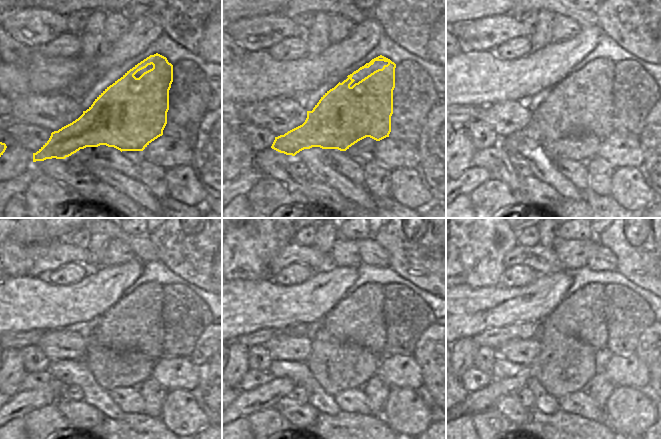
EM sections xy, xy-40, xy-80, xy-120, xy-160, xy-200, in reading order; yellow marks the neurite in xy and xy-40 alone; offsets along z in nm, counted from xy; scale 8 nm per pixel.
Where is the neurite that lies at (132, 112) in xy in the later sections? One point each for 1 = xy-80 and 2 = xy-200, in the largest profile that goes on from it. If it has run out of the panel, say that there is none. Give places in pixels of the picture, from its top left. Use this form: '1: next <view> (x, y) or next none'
1: next xy-80 (592, 112)
2: next xy-200 (594, 331)

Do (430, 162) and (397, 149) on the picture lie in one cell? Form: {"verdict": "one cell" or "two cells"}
{"verdict": "two cells"}

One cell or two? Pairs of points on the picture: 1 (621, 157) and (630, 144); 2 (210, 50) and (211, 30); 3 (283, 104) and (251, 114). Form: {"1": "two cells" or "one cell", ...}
{"1": "one cell", "2": "one cell", "3": "one cell"}

